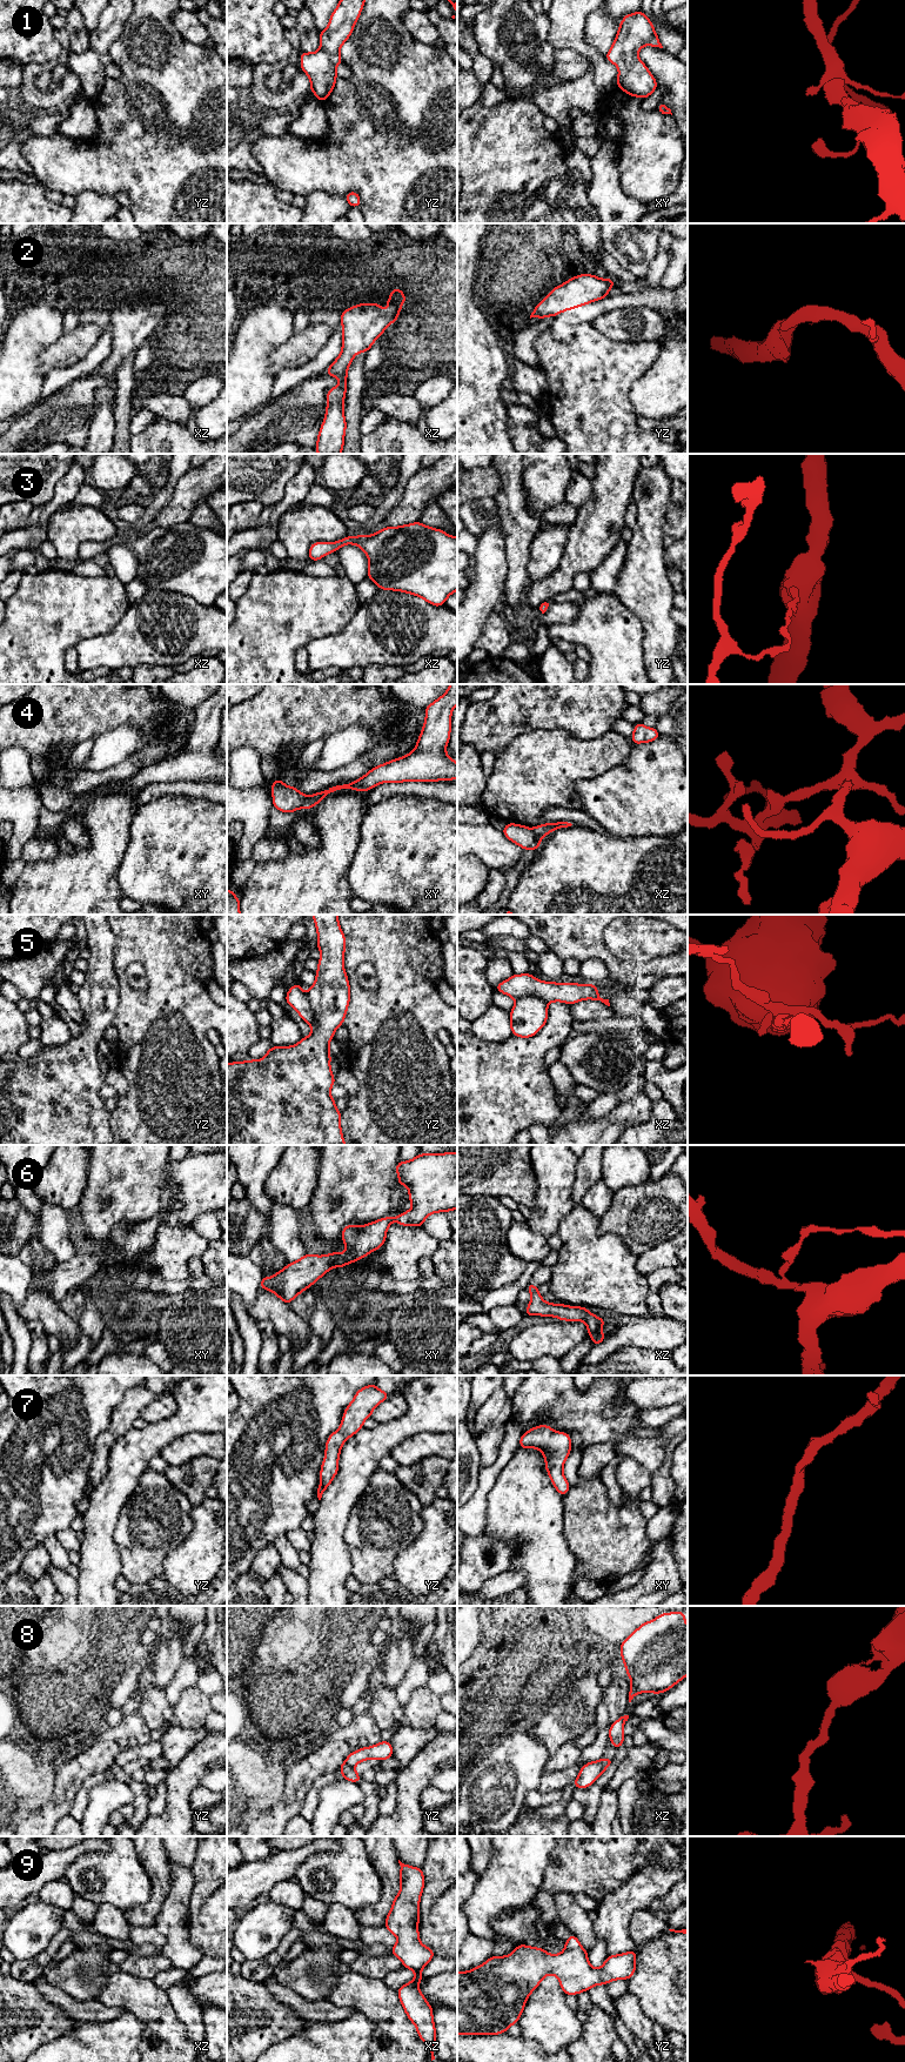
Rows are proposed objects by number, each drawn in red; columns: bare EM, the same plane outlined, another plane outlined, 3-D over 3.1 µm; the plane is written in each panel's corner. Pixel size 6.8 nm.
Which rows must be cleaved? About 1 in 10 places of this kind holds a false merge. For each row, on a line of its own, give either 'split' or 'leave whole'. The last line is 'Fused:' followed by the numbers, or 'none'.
1: leave whole
2: leave whole
3: leave whole
4: split
5: split
6: leave whole
7: leave whole
8: leave whole
9: leave whole
Fused: 4, 5

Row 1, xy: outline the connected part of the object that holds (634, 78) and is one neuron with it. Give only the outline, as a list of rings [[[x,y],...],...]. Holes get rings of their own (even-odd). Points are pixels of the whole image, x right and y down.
[[[639,11],[622,19],[615,41],[605,55],[609,62],[618,67],[616,85],[624,93],[642,99],[650,96],[658,87],[638,58],[638,51],[646,45],[663,48],[650,19]]]

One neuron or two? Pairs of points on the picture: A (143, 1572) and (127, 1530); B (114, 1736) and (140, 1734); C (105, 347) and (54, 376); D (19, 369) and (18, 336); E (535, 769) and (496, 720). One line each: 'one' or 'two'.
A: one
B: one
C: one
D: one
E: two

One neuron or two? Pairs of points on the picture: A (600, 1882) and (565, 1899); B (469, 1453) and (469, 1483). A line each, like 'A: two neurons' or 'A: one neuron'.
A: two neurons
B: one neuron

